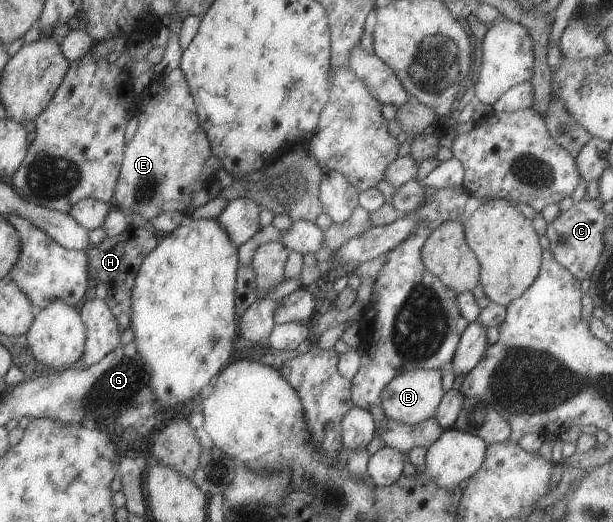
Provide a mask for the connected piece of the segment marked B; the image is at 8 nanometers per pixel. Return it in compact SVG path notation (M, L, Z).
M440 369L404 371L393 377L380 393L380 405L385 417L406 425L416 425L420 421L432 418L443 394L440 388L440 371Z

